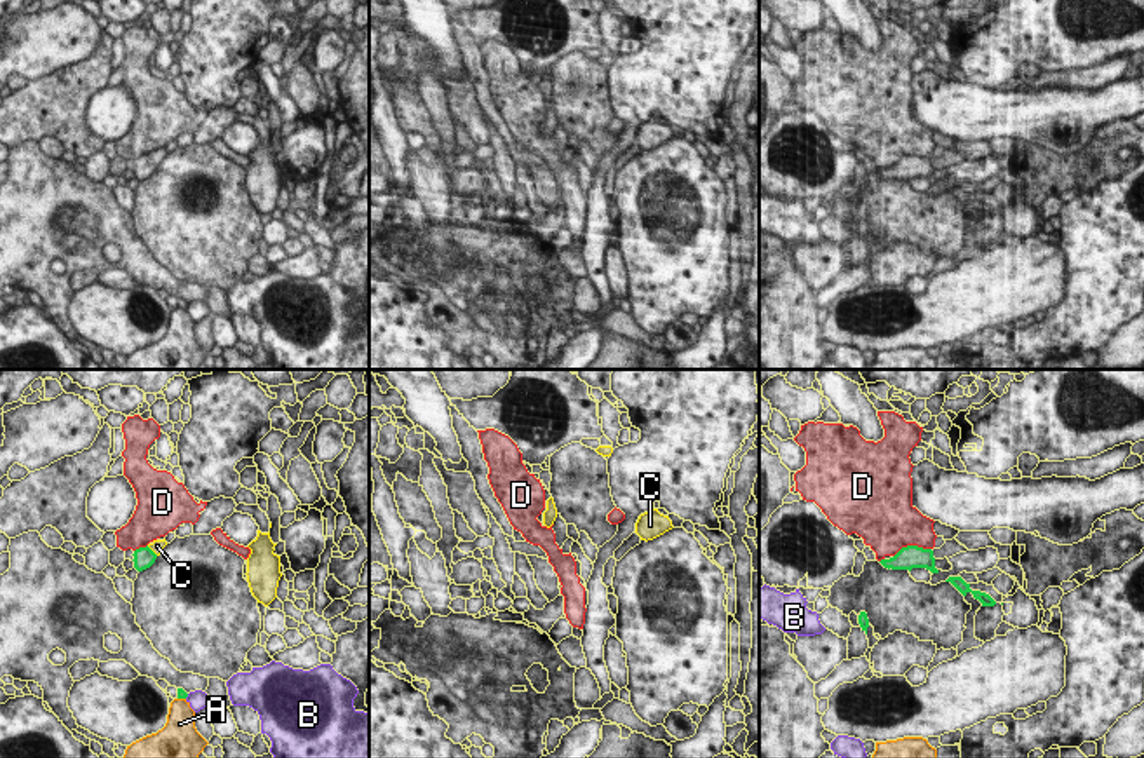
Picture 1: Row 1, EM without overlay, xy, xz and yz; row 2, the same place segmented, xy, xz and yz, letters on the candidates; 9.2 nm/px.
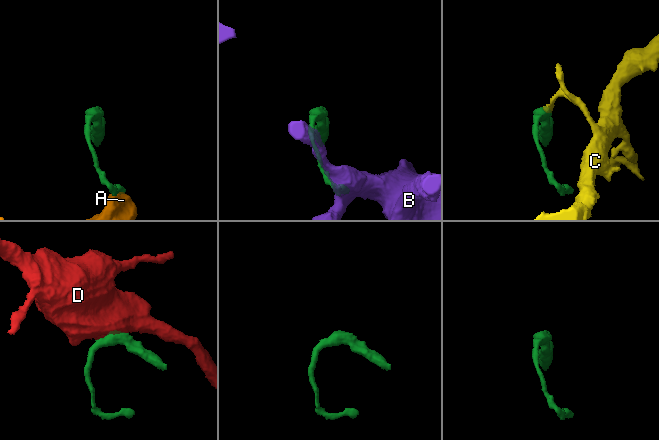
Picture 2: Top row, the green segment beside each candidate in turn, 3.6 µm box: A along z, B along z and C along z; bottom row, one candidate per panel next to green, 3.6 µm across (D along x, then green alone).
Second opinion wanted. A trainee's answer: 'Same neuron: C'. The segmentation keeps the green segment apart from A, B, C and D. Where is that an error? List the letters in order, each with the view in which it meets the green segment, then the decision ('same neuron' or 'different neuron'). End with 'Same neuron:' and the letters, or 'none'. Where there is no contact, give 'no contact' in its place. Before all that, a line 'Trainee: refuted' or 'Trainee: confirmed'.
Trainee: confirmed
A: contact in xy; different neuron
B: contact in xy; different neuron
C: contact in xy; same neuron
D: contact in yz; different neuron
Same neuron: C

